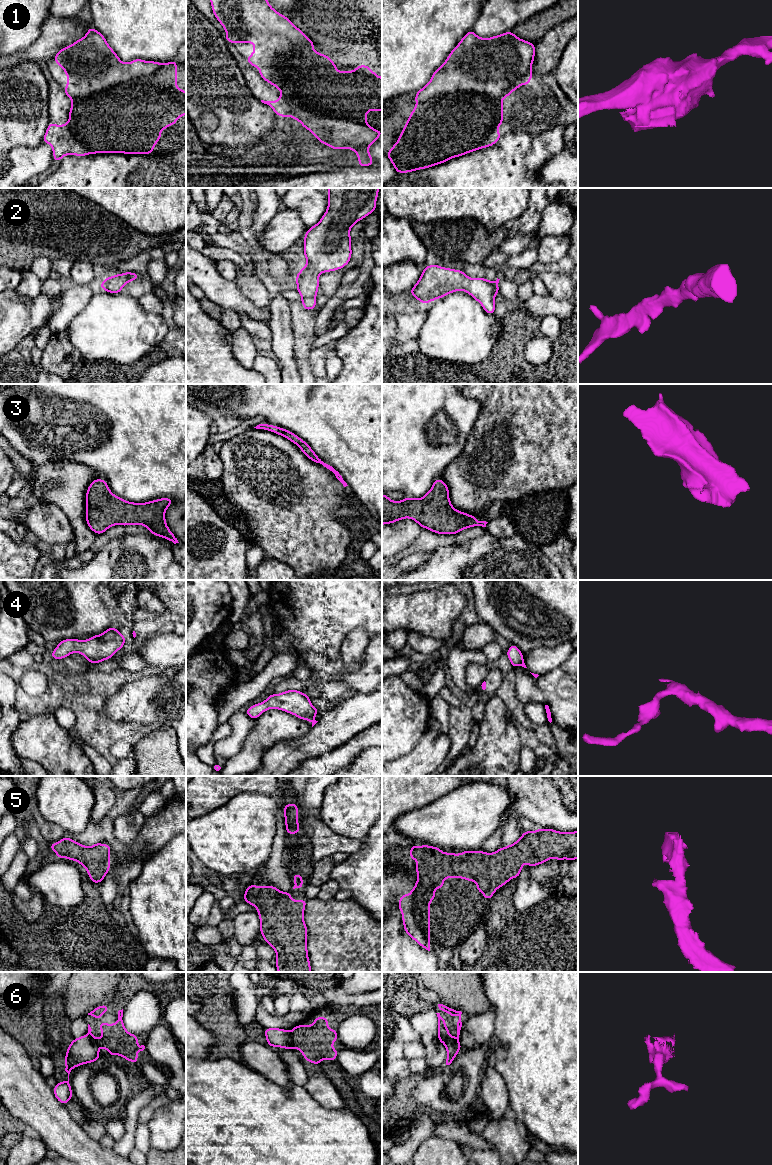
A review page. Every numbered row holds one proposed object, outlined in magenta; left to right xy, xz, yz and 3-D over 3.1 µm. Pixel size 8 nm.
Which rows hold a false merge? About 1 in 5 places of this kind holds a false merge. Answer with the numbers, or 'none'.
1, 6

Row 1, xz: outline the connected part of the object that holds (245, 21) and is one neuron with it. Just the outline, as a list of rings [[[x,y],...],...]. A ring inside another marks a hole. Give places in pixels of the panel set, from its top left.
[[[210,0],[212,11],[226,31],[226,41],[235,43],[253,43],[254,51],[246,60],[252,67],[259,67],[259,75],[271,85],[278,88],[285,96],[285,100],[293,106],[292,111],[276,111],[275,115],[281,117],[293,117],[300,121],[302,127],[308,129],[323,145],[331,149],[352,149],[358,155],[360,167],[373,166],[373,158],[369,153],[369,146],[382,134],[374,128],[366,128],[360,121],[338,120],[332,117],[318,117],[309,112],[308,103],[297,104],[286,92],[285,88],[295,78],[283,75],[283,71],[293,73],[292,68],[284,68],[285,54],[294,45],[310,45],[311,40],[303,31],[297,28],[290,19],[277,12],[269,4],[268,0]]]

